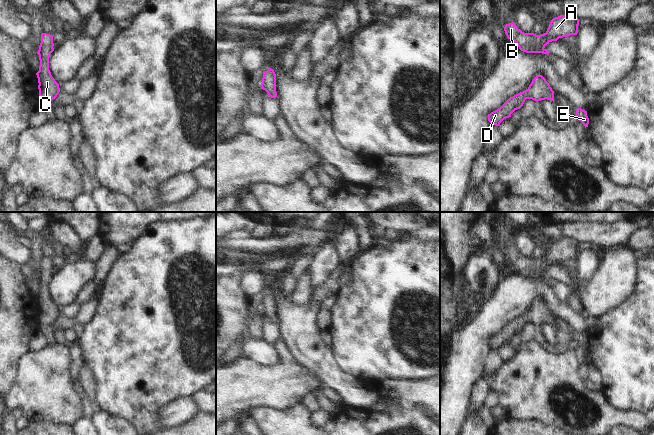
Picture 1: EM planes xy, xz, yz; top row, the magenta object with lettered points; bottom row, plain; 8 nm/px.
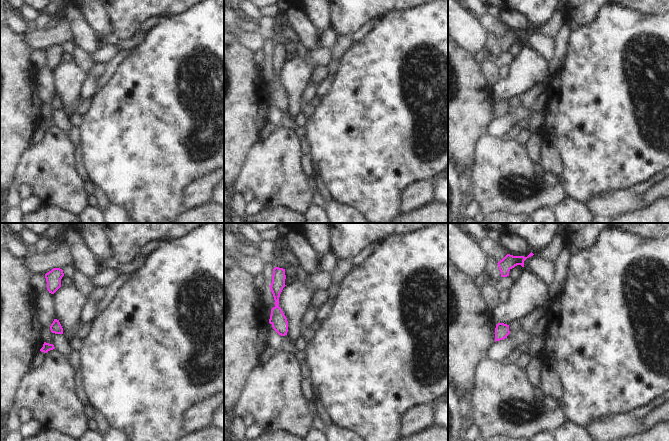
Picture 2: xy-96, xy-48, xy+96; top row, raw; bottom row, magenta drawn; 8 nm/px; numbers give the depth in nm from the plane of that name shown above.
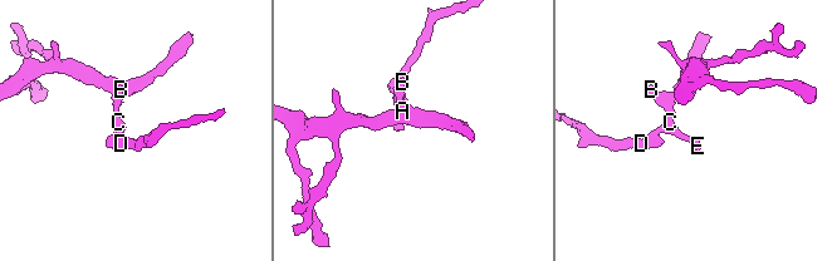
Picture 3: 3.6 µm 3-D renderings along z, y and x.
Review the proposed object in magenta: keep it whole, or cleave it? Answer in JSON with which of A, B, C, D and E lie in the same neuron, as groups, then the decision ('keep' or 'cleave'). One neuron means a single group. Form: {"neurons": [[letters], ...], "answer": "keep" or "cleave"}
{"neurons": [["A", "B", "C", "D", "E"]], "answer": "keep"}

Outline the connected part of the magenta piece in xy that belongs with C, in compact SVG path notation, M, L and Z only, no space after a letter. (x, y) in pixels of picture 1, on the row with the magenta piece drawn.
M42 33L41 43L37 54L39 55L40 66L36 73L38 78L39 96L47 101L52 101L60 92L59 84L52 77L49 70L49 57L54 51L53 35Z

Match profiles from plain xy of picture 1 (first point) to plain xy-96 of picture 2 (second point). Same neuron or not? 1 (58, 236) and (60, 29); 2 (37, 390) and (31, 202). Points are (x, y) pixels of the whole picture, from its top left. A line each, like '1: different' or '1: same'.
1: different
2: different

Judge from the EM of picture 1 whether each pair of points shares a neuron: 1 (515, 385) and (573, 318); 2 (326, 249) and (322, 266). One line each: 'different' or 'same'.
1: different
2: same

